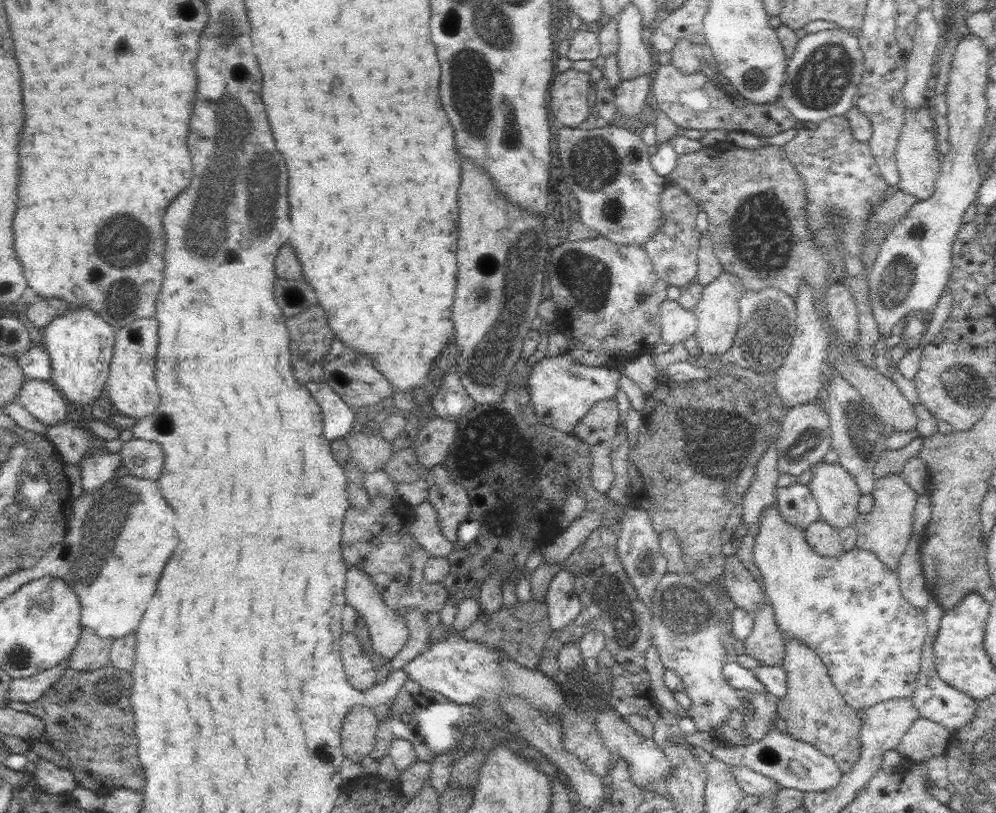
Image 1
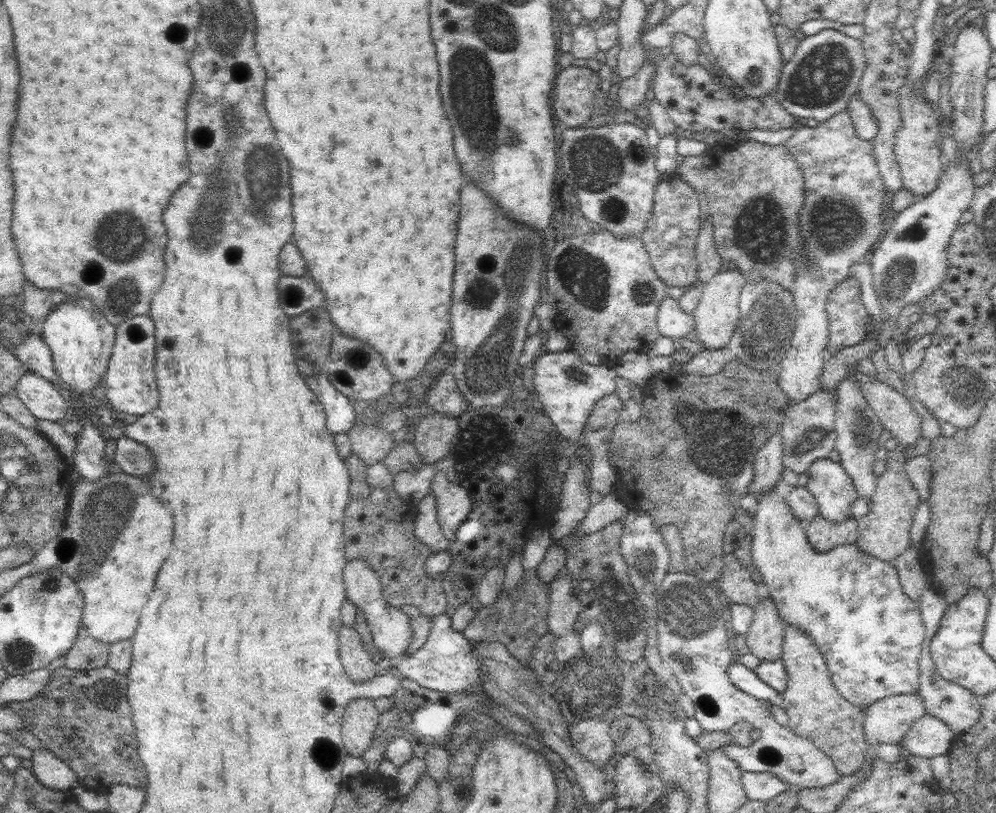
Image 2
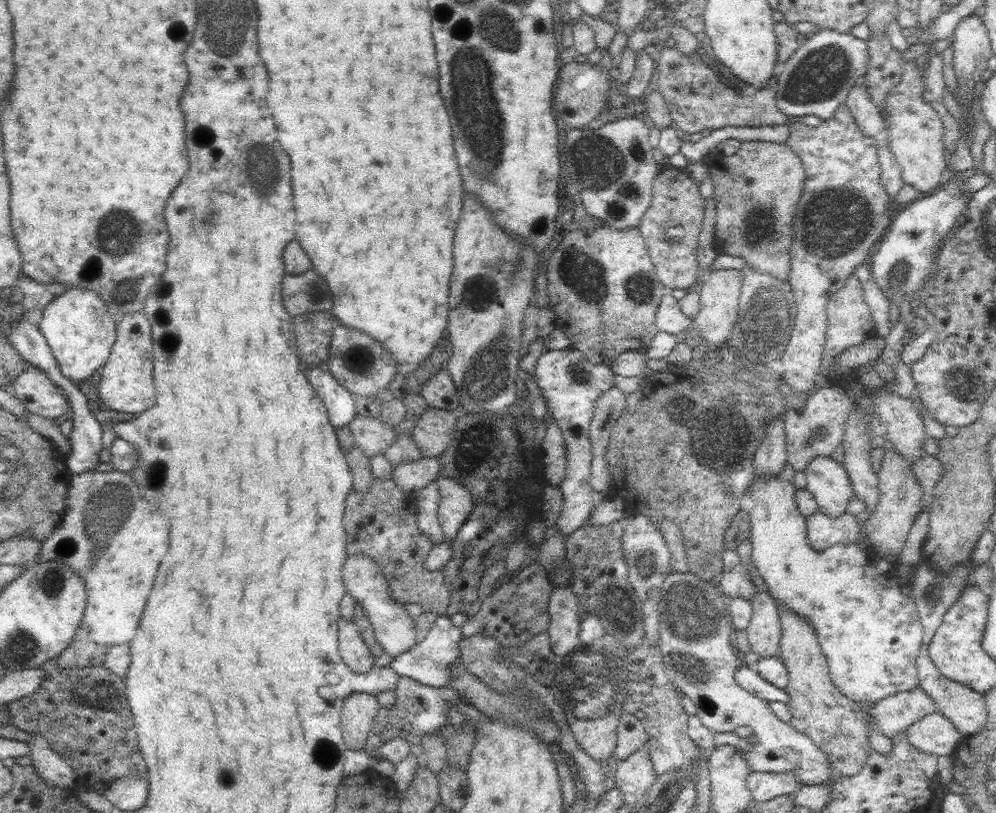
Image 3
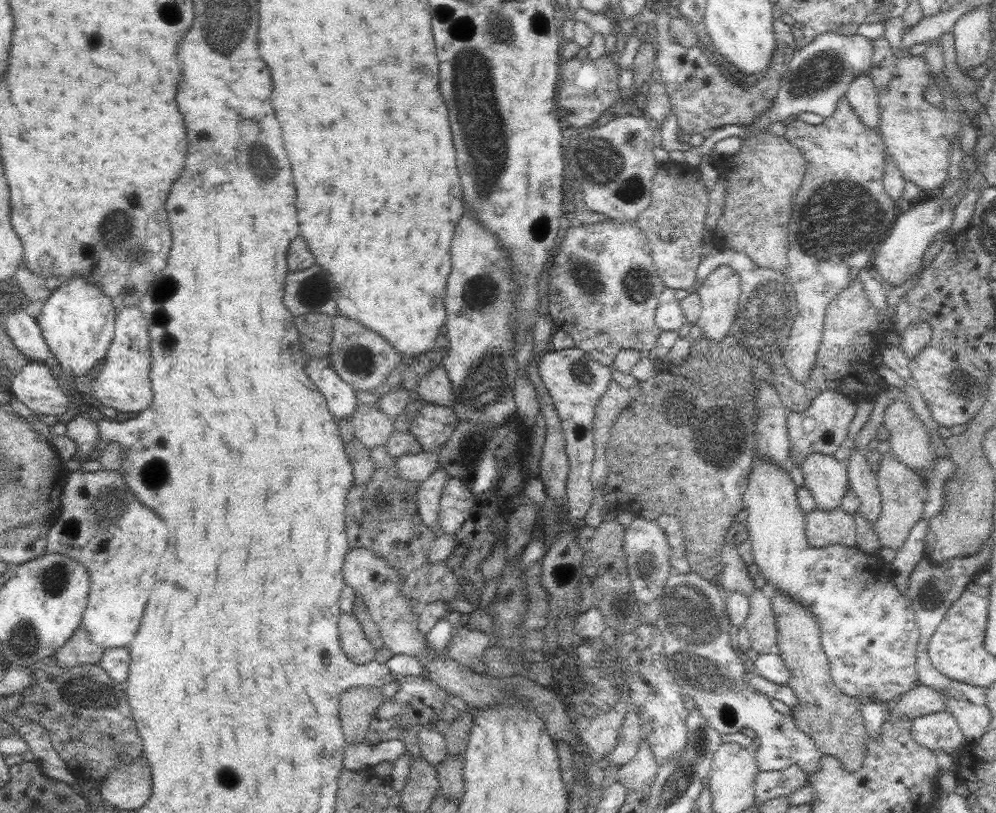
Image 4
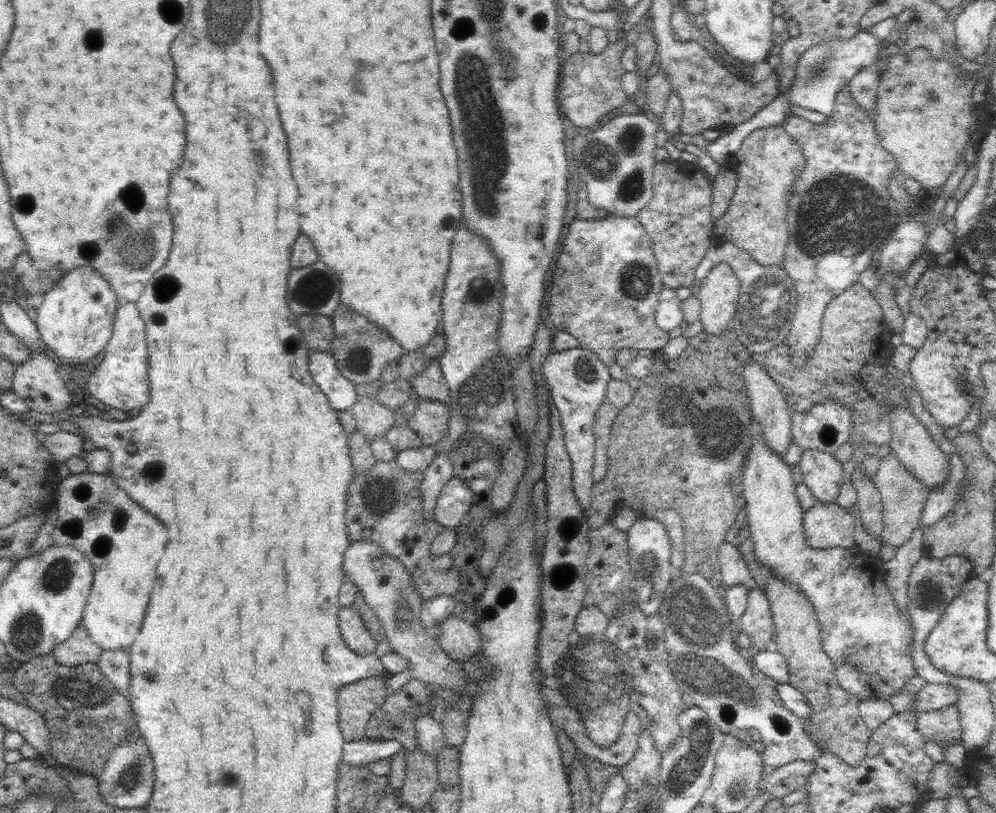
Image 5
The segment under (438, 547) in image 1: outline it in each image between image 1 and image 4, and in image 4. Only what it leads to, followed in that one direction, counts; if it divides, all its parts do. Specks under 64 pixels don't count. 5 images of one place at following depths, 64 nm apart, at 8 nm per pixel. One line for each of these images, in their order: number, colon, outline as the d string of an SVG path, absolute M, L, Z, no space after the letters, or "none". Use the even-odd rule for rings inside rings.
2: M429 492L423 500L417 502L415 506L415 520L413 520L413 534L417 536L419 542L427 544L431 552L441 552L449 550L451 542L443 536L439 522L437 522L437 508L435 508L435 498Z
3: M435 478L431 484L427 484L423 490L415 492L415 508L417 508L417 528L433 542L445 542L445 534L441 530L441 524L437 520L437 510L439 510L439 490Z
4: M439 464L435 472L419 484L417 490L417 508L419 508L419 518L421 522L435 532L435 536L443 534L443 528L439 524L439 500L441 500L441 490L445 482L449 480L445 468Z

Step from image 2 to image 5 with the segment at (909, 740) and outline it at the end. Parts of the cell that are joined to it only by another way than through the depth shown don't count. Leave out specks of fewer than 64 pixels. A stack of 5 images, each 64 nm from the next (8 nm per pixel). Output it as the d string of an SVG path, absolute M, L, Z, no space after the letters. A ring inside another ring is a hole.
M955 704L941 710L919 714L915 728L925 738L925 742L933 740L933 736L939 736L939 738L947 736L951 744L961 742L961 724L959 724L959 714Z

